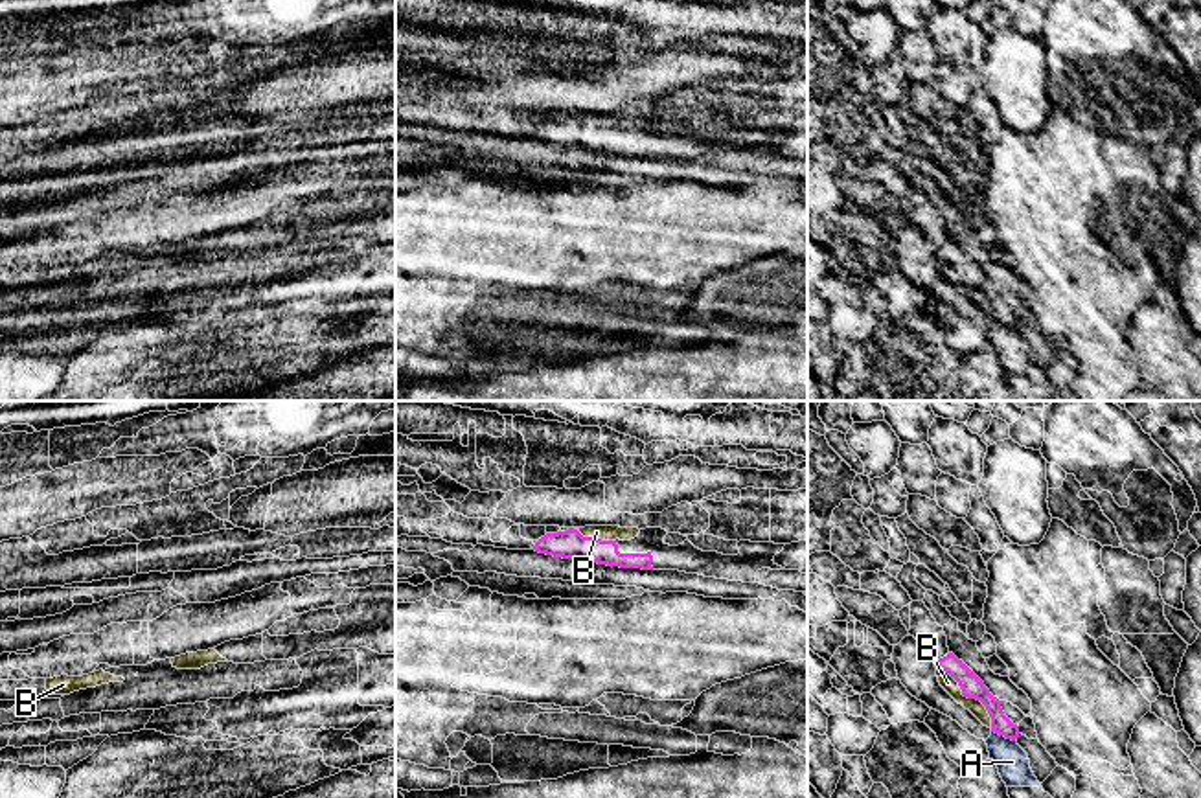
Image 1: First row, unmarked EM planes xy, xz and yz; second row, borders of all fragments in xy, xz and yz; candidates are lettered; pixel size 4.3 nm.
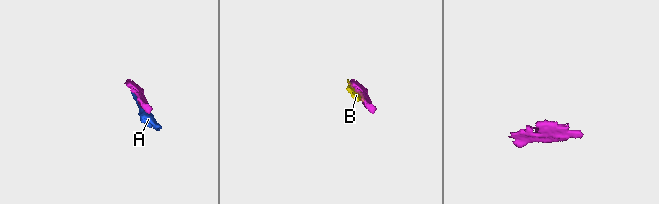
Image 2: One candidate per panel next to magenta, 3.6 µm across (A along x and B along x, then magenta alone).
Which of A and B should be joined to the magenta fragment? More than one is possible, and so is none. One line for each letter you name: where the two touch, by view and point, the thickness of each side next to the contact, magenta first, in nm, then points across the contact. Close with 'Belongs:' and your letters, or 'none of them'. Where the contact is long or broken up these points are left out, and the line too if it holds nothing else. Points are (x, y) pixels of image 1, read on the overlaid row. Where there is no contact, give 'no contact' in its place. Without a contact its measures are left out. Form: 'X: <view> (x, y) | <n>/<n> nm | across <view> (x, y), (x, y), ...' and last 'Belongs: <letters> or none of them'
B: yz (972, 697) | 100/70 nm
Belongs: B

